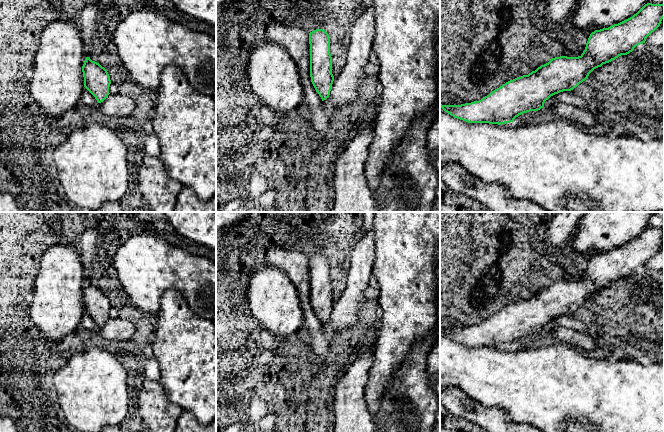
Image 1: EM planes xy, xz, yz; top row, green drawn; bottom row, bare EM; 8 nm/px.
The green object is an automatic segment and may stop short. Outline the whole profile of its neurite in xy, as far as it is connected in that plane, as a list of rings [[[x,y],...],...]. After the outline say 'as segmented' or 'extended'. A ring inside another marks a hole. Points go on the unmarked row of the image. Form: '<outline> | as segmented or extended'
[[[86,281],[82,290],[84,311],[95,321],[98,327],[103,326],[109,317],[111,308],[107,294],[99,287]]] | as segmented

